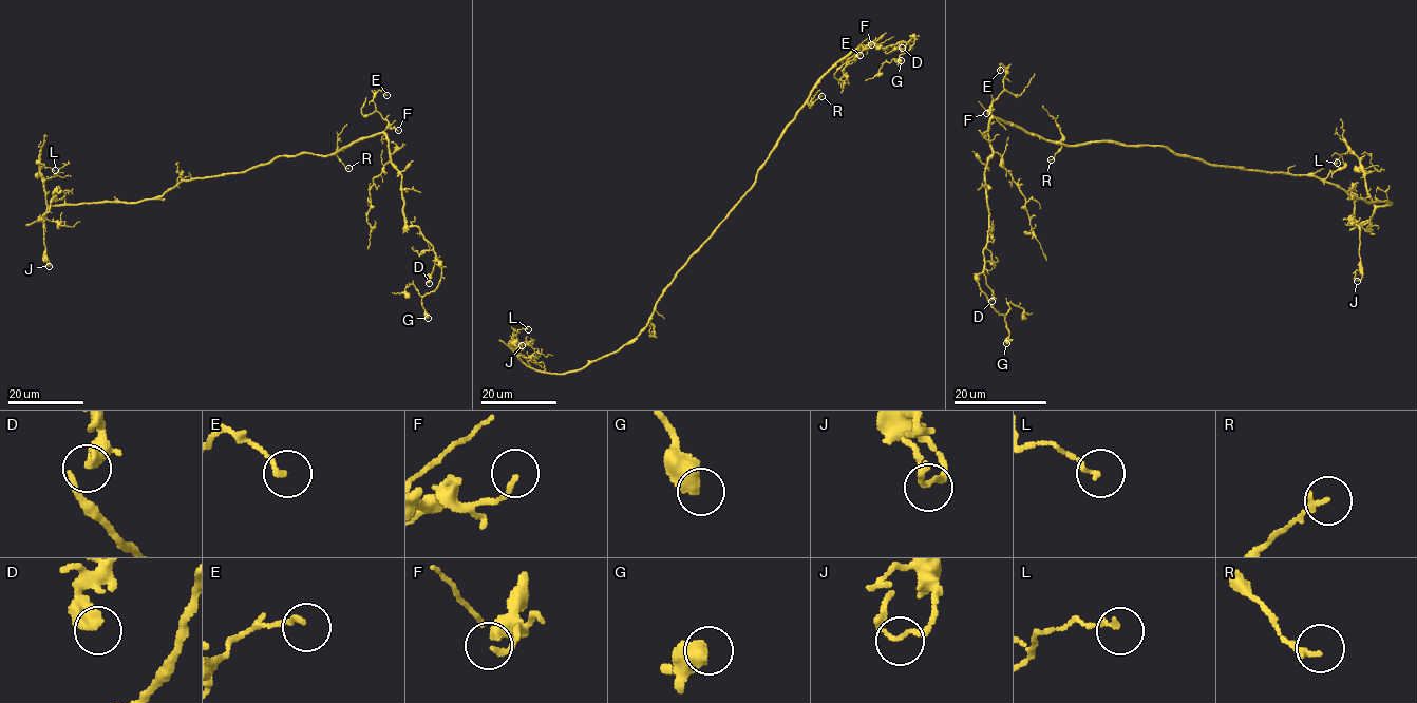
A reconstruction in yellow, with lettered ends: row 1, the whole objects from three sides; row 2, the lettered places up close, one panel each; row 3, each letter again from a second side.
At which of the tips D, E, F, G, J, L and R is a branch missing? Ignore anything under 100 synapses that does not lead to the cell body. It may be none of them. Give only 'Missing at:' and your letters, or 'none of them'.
Missing at: none of them

